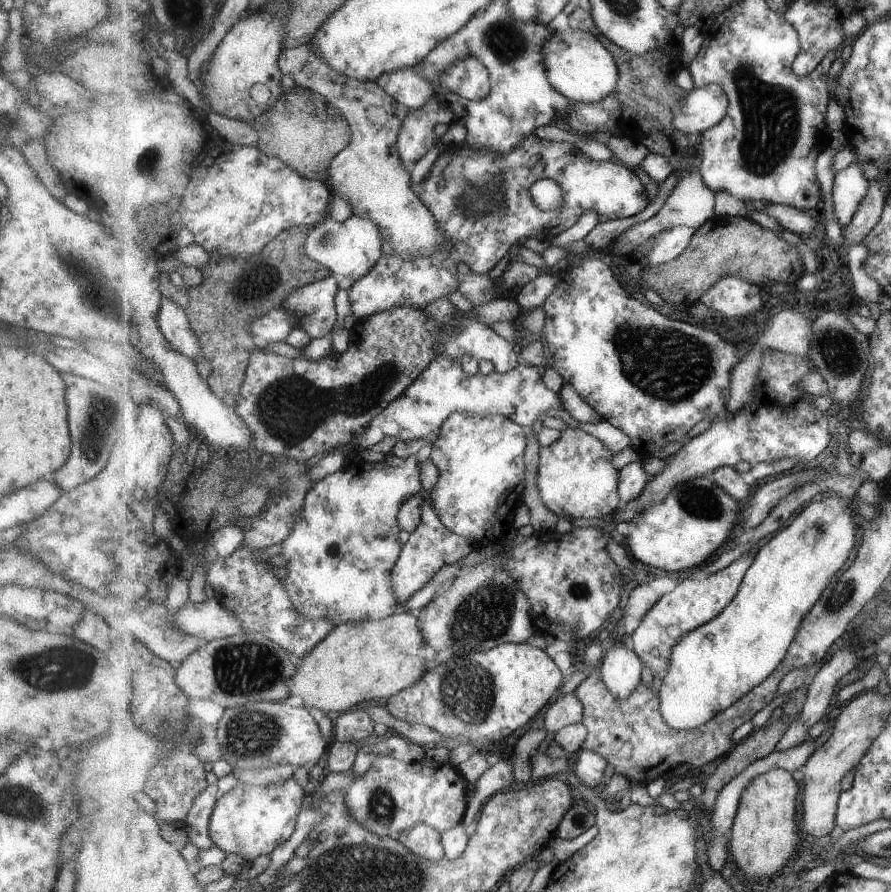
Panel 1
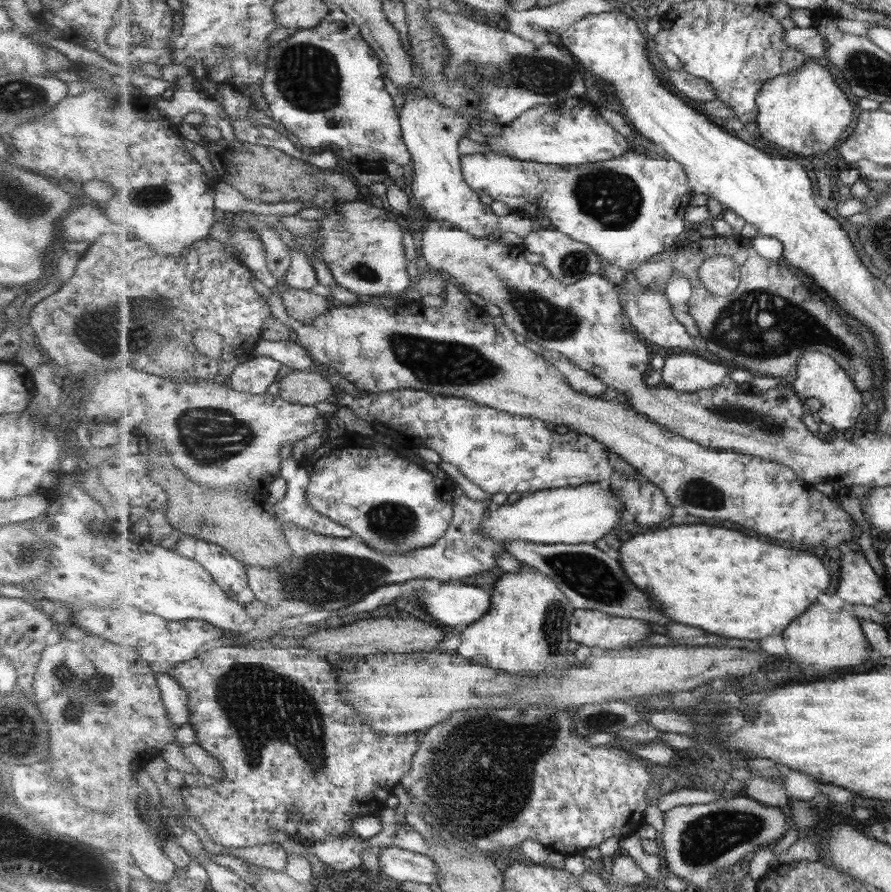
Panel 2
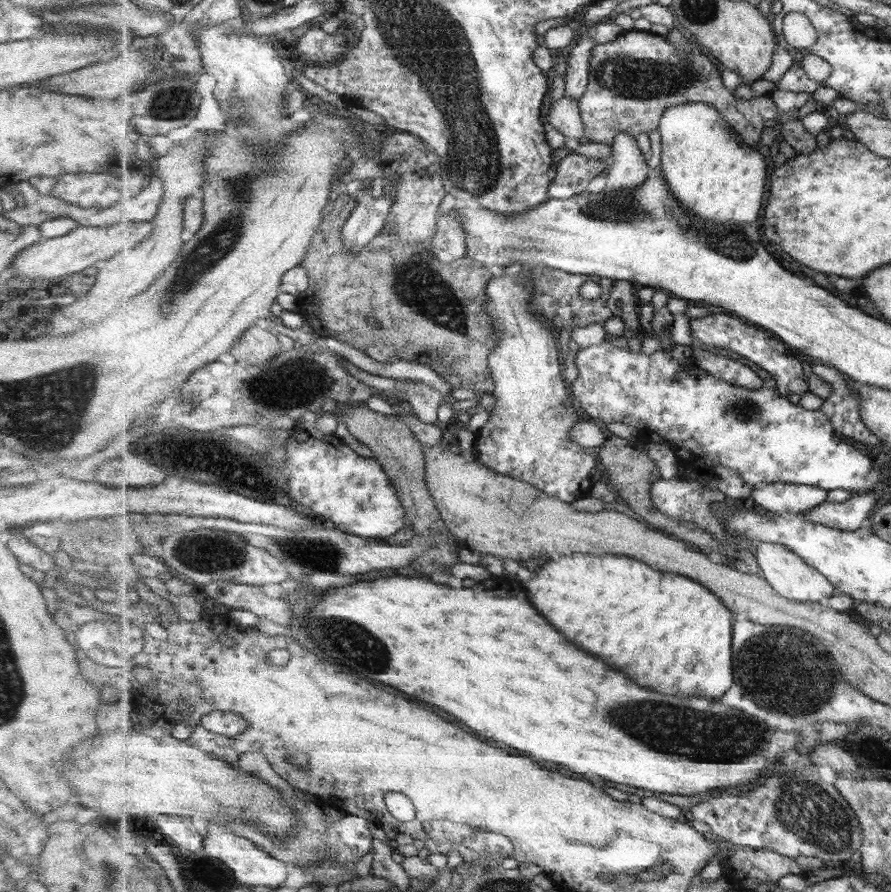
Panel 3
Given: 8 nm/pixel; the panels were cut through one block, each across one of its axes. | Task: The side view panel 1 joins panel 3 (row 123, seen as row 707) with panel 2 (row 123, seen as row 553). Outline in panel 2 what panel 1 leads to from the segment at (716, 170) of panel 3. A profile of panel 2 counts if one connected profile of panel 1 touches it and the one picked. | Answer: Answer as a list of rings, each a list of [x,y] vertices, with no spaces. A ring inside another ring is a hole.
[[[812,58],[801,68],[767,81],[757,94],[757,109],[757,124],[763,139],[803,156],[833,149],[855,116],[853,102],[837,84],[829,65],[823,66]]]

